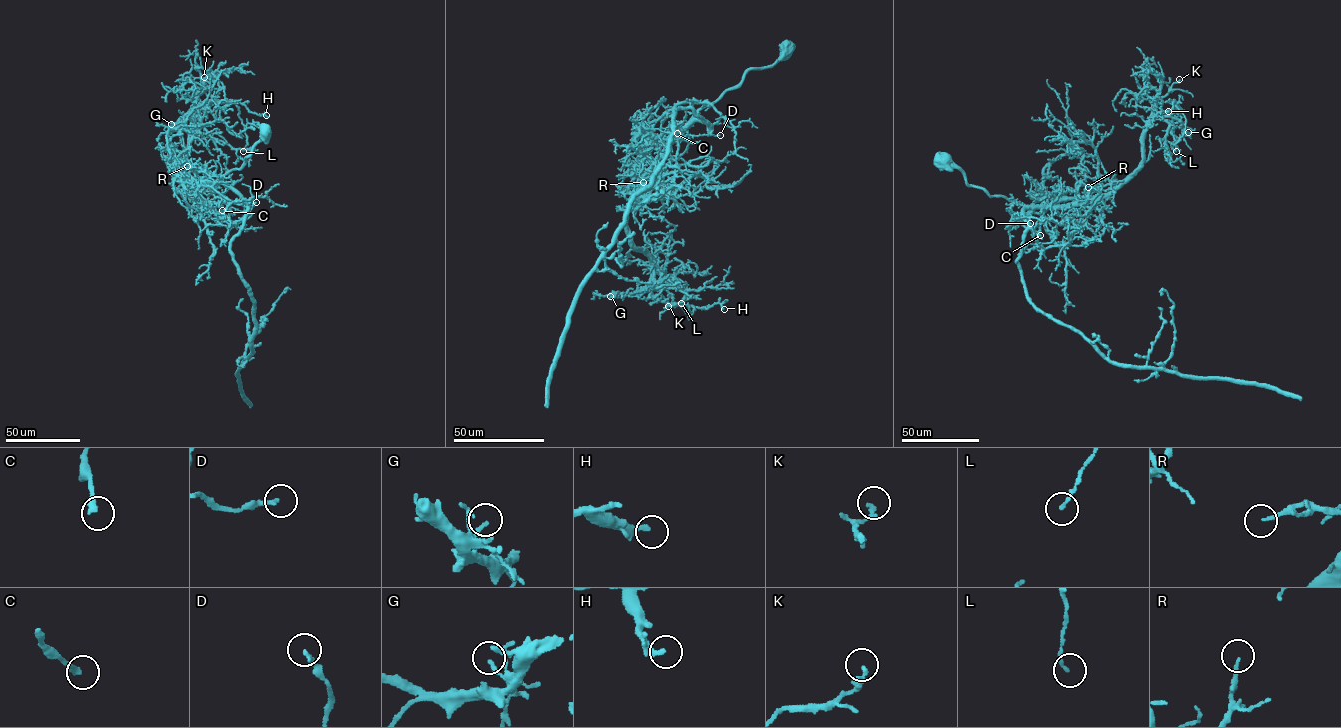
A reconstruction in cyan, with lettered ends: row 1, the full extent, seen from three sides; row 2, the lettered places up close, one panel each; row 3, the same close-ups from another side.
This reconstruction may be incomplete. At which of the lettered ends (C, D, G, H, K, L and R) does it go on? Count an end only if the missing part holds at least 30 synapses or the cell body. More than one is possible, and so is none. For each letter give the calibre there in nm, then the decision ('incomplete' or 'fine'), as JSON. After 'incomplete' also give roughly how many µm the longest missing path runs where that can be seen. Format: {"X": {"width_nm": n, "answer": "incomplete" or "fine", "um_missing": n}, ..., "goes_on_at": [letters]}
{"C": {"width_nm": 240, "answer": "fine"}, "D": {"width_nm": 200, "answer": "fine"}, "G": {"width_nm": 170, "answer": "fine"}, "H": {"width_nm": 220, "answer": "fine"}, "K": {"width_nm": 180, "answer": "fine"}, "L": {"width_nm": 140, "answer": "fine"}, "R": {"width_nm": 140, "answer": "fine"}, "goes_on_at": []}

